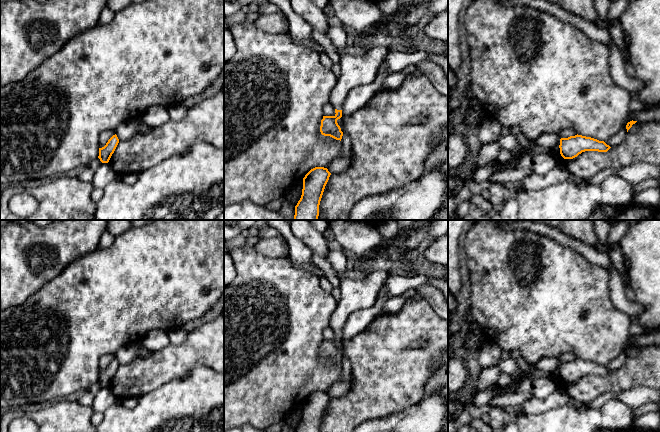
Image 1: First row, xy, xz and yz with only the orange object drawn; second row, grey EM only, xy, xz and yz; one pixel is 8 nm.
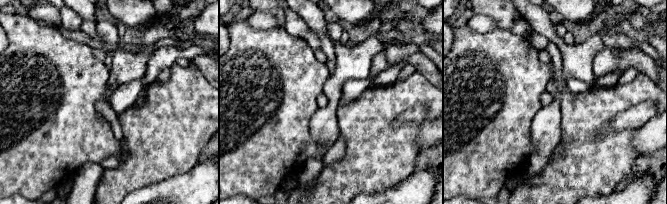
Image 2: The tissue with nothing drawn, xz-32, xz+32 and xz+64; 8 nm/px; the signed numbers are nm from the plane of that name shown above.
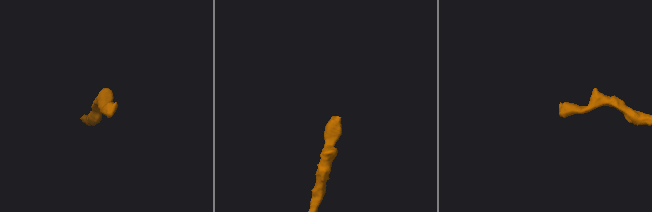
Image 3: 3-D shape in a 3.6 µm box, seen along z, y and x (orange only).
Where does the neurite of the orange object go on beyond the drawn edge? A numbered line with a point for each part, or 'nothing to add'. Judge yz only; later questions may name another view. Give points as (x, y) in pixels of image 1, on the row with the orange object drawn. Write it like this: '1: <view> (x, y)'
1: yz (548, 140)

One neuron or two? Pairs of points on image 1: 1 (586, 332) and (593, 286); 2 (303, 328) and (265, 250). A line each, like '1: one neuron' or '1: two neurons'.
1: one neuron
2: two neurons

